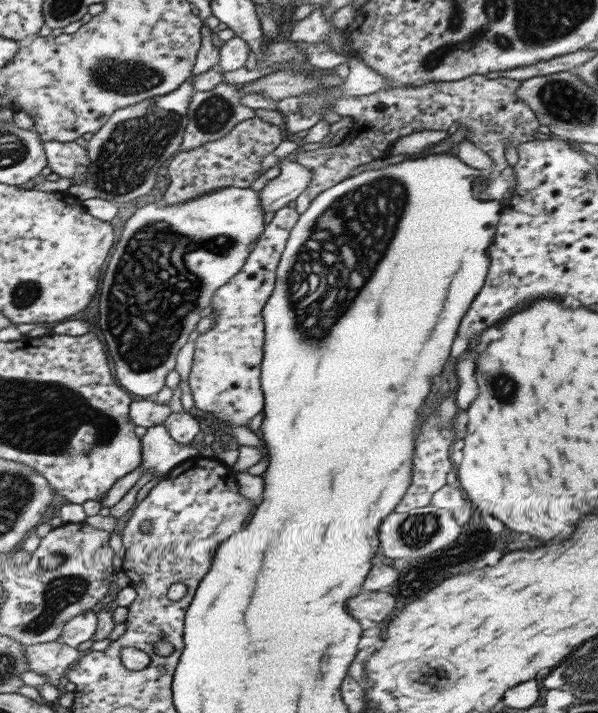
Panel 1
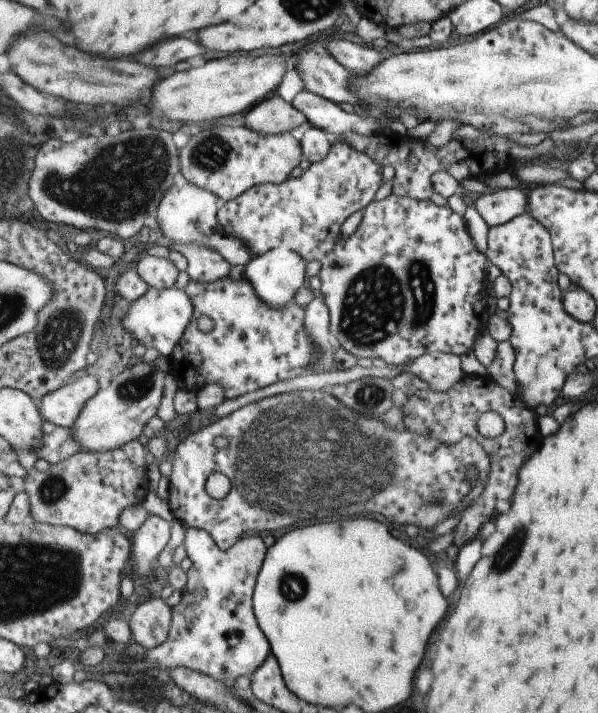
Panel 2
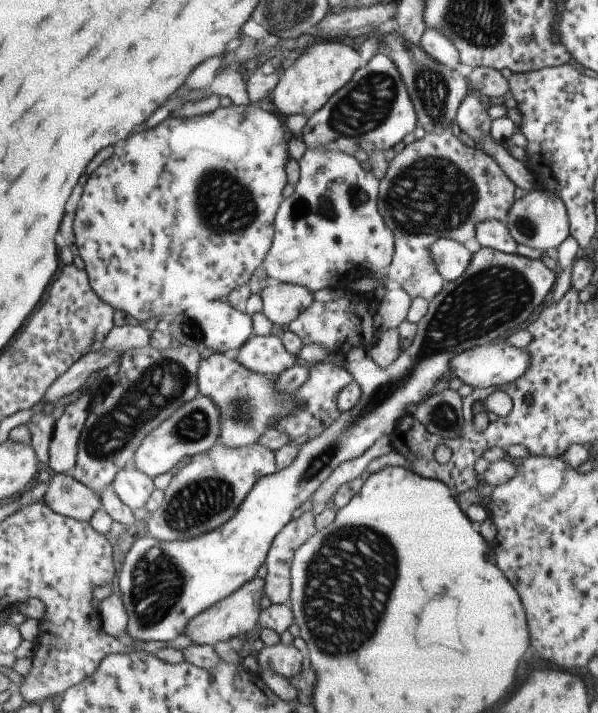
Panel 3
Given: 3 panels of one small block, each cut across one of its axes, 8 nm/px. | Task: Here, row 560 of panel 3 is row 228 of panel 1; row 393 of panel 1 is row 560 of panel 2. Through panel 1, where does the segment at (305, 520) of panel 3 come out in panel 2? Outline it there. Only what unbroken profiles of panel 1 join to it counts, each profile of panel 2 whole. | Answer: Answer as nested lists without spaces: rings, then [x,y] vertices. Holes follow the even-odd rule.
[[[187,527],[182,542],[185,554],[191,560],[191,567],[186,571],[186,583],[180,592],[180,601],[170,608],[170,625],[165,640],[157,647],[145,650],[145,660],[133,661],[125,673],[145,672],[166,676],[168,671],[177,666],[197,670],[205,676],[211,676],[221,682],[233,683],[237,676],[249,677],[253,670],[270,655],[270,646],[263,632],[258,627],[252,613],[252,592],[255,579],[266,551],[259,536],[243,536],[231,548],[222,551],[214,544],[205,530]]]

